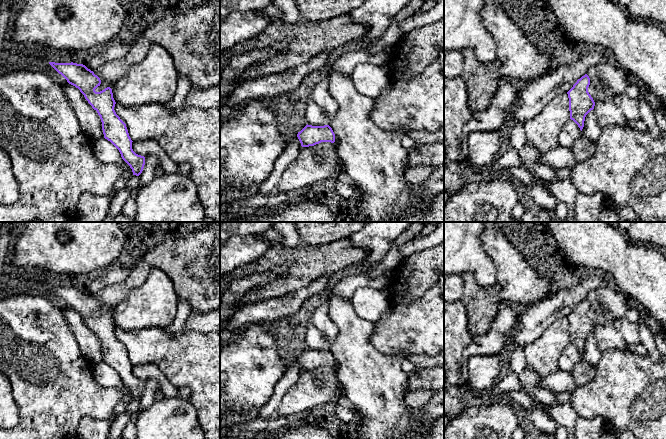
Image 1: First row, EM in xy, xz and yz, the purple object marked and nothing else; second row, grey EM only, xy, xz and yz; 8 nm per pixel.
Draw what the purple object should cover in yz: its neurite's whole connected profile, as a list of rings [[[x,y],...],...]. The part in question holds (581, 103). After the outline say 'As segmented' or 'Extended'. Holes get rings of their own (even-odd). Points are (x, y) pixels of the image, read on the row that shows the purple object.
[[[587,74],[582,76],[567,92],[569,98],[570,119],[573,120],[580,130],[584,127],[586,115],[594,109],[595,102],[588,92],[590,78]]]. As segmented

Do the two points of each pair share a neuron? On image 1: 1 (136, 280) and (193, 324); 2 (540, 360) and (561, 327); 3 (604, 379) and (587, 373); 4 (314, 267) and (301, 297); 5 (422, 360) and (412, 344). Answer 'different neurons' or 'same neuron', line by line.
1: different neurons
2: same neuron
3: different neurons
4: different neurons
5: different neurons

